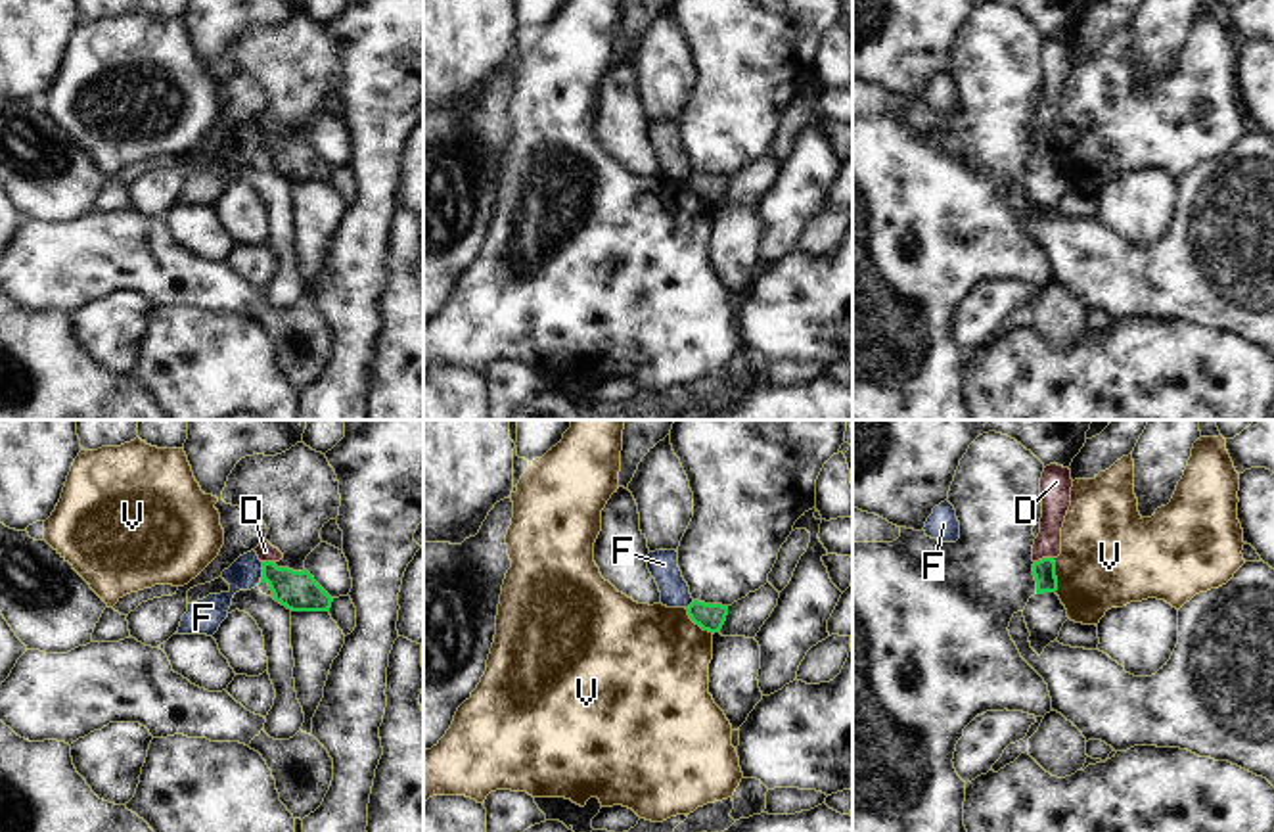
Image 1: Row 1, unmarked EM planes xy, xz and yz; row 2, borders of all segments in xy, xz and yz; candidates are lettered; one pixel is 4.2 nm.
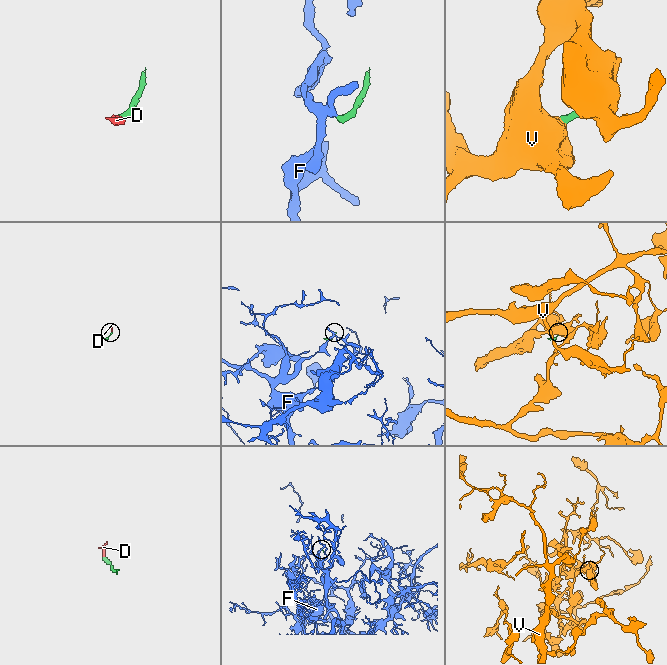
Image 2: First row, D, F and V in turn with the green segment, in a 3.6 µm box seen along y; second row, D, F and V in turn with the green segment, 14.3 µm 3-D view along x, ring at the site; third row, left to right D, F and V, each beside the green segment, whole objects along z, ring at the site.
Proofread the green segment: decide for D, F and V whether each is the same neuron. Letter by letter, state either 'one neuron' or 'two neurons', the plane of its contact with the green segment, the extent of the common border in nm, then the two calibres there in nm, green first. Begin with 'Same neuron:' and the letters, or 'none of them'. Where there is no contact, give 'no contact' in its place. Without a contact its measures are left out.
Same neuron: D
D: one neuron; contact in yz; length 80 nm; calibres 100 and 120 nm
F: two neurons; contact in xy; length 100 nm; calibres 170 and 140 nm
V: two neurons; contact in yz; length 140 nm; calibres 100 and 420 nm

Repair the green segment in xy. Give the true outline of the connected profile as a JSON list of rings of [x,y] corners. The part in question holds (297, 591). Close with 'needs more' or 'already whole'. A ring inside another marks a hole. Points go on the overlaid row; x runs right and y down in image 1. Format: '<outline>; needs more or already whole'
[[[266,539],[255,548],[262,562],[261,583],[268,583],[274,600],[291,612],[330,612],[333,598],[303,569],[278,567],[284,554]]]; needs more

